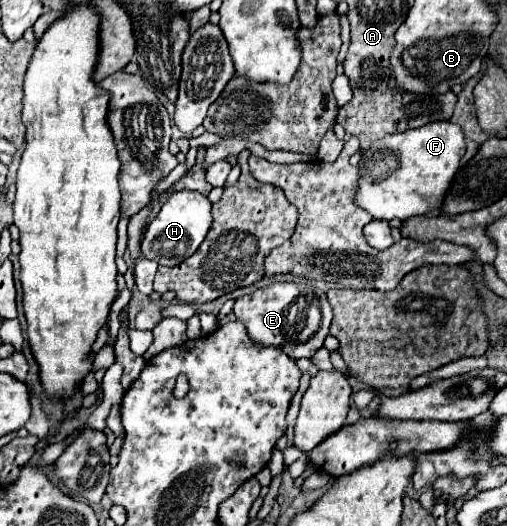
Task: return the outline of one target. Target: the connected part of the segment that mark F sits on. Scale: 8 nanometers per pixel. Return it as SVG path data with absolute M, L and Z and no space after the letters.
M436 121L420 129L386 135L378 139L372 149L362 153L354 203L382 221L404 221L436 211L442 207L444 195L448 193L465 151L464 133L450 121Z

